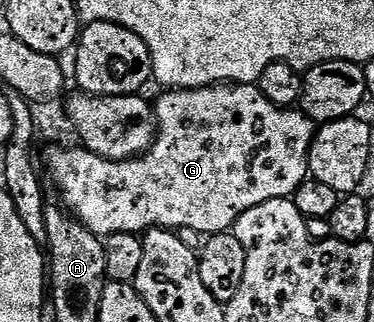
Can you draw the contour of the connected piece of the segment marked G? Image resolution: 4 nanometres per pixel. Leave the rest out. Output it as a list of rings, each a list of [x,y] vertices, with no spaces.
[[[223,83],[221,85],[205,85],[202,89],[172,89],[163,92],[163,97],[154,105],[154,115],[158,119],[158,135],[154,138],[153,145],[145,153],[131,157],[128,161],[110,161],[107,157],[101,157],[85,147],[63,148],[54,147],[46,157],[46,169],[54,180],[56,188],[62,192],[61,204],[69,209],[81,225],[88,227],[100,238],[108,238],[113,233],[137,233],[145,234],[148,229],[169,229],[171,231],[183,231],[191,229],[201,235],[213,235],[233,230],[236,219],[244,215],[252,207],[264,203],[268,199],[277,197],[293,198],[294,193],[302,182],[307,180],[310,171],[310,144],[314,142],[316,132],[315,122],[311,121],[305,113],[294,107],[283,107],[269,101],[257,84],[236,85]]]

